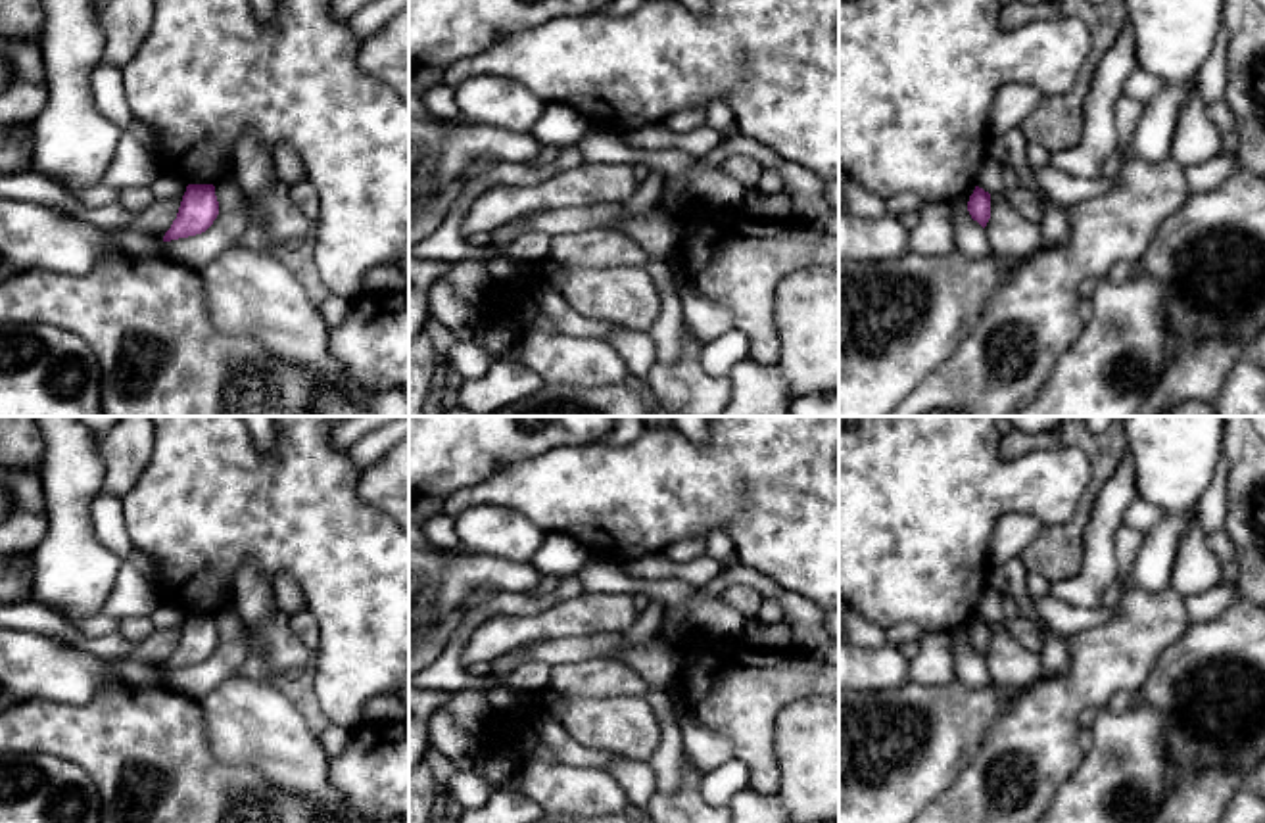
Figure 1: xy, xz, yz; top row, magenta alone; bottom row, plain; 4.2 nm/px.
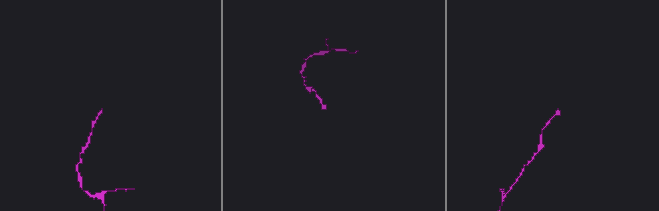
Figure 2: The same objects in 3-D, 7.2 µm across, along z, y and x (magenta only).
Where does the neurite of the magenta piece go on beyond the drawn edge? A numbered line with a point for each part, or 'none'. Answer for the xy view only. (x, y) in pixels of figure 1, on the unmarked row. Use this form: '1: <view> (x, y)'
none

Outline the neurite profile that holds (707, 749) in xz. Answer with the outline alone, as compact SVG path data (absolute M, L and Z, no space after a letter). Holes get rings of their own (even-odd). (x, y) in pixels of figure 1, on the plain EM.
M681 675L668 687L681 742L691 764L701 773L710 773L722 762L733 758L733 742L720 731L708 729L697 716Z

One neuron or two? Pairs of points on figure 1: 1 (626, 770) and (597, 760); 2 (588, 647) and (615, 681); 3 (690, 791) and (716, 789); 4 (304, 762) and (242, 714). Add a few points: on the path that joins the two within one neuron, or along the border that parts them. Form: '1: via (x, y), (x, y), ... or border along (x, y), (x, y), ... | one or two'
1: border along (620, 756), (605, 770) | two
2: border along (603, 655), (553, 666) | two
3: border along (701, 774), (699, 793), (709, 802) | two
4: via (288, 752), (258, 726) | one

